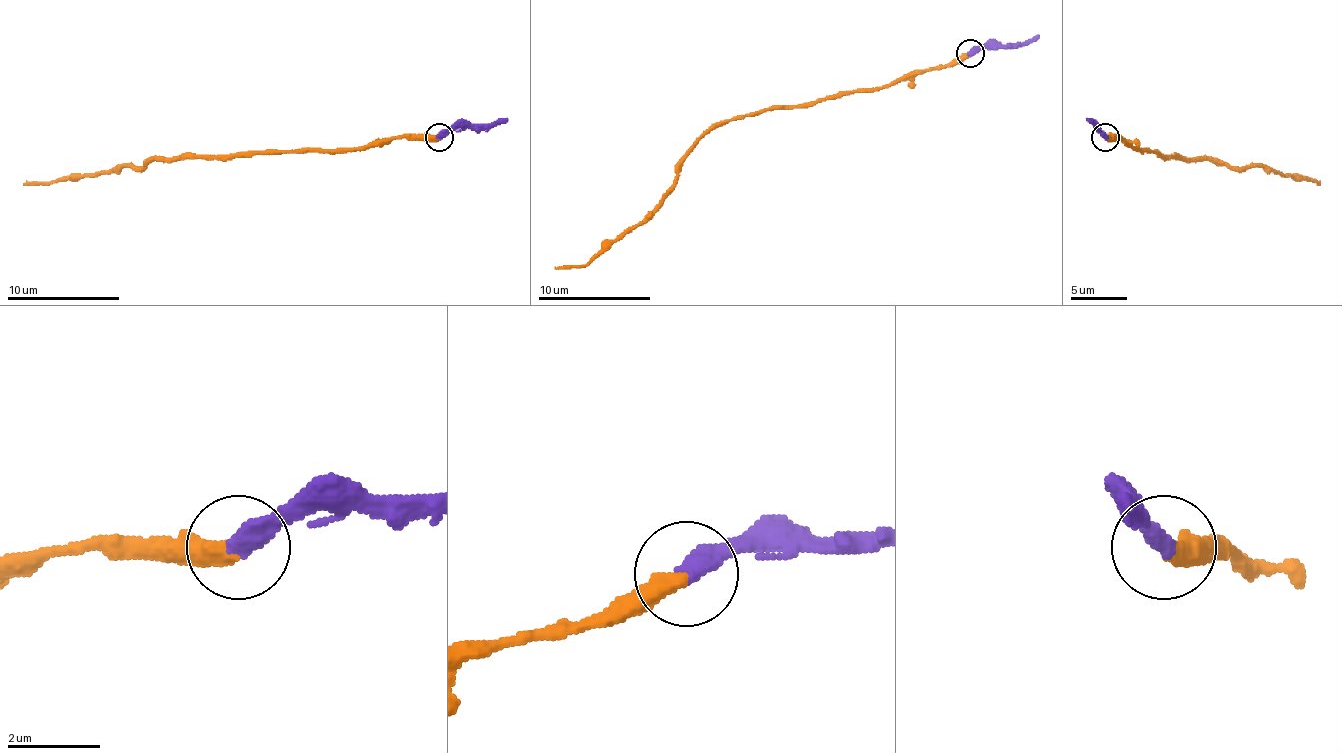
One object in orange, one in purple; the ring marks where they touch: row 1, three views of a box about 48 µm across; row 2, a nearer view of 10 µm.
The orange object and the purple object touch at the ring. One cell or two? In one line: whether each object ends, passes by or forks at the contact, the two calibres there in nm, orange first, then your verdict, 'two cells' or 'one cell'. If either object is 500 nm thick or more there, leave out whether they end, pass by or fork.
orange ends there; purple ends there; 400 nm thick on the orange side, 460 nm on the other; one cell

